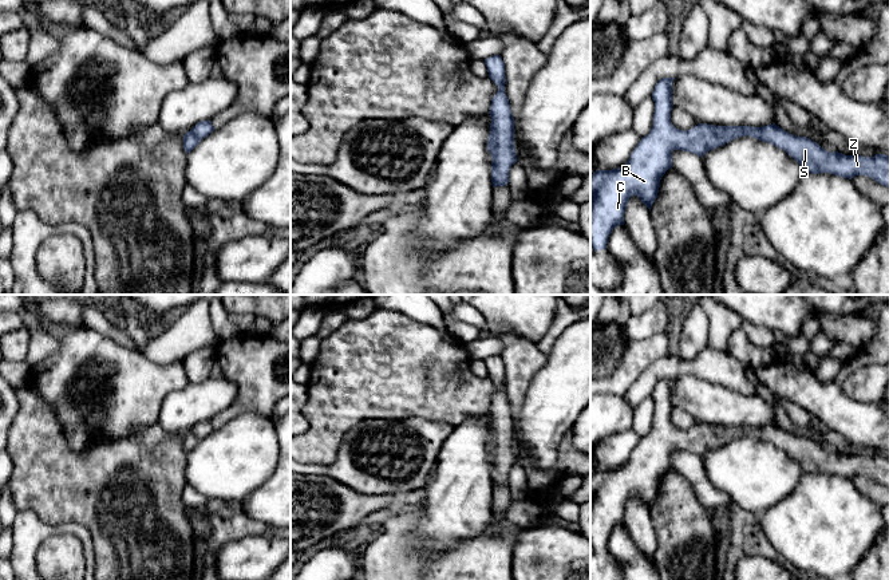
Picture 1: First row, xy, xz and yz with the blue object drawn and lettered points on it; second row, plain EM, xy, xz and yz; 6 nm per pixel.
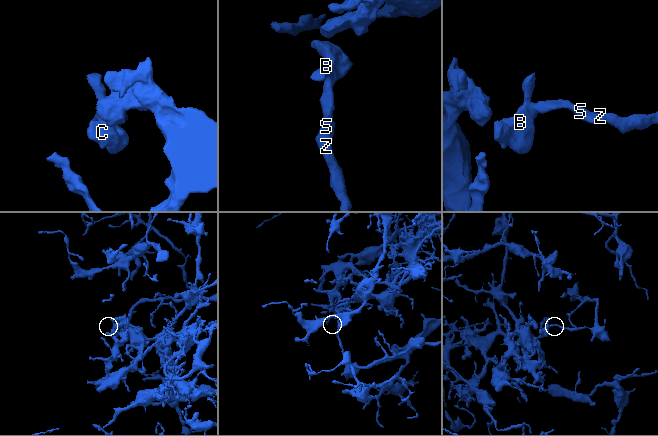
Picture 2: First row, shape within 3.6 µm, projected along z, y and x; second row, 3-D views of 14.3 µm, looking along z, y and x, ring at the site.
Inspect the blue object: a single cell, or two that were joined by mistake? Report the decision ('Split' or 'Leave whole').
Split

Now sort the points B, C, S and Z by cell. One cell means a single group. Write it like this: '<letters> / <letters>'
B C / S Z

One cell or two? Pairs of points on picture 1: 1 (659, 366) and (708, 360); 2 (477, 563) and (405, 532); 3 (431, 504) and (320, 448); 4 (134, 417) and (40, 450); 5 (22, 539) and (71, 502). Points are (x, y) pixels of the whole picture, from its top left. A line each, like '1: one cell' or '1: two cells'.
1: one cell
2: one cell
3: two cells
4: two cells
5: two cells

